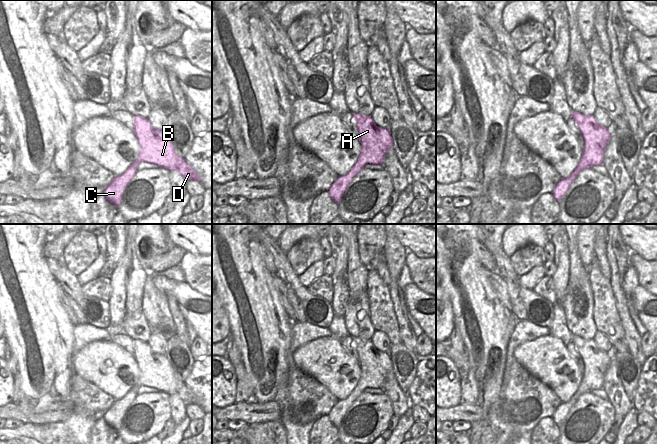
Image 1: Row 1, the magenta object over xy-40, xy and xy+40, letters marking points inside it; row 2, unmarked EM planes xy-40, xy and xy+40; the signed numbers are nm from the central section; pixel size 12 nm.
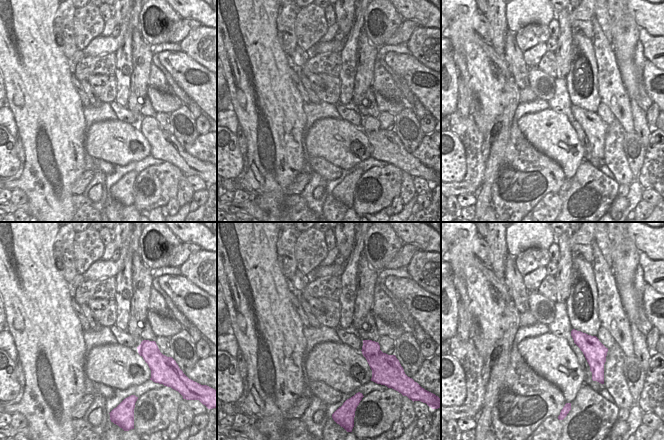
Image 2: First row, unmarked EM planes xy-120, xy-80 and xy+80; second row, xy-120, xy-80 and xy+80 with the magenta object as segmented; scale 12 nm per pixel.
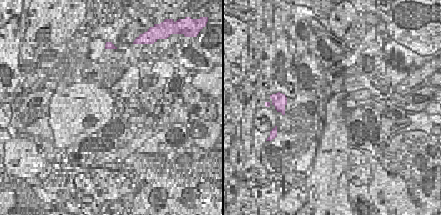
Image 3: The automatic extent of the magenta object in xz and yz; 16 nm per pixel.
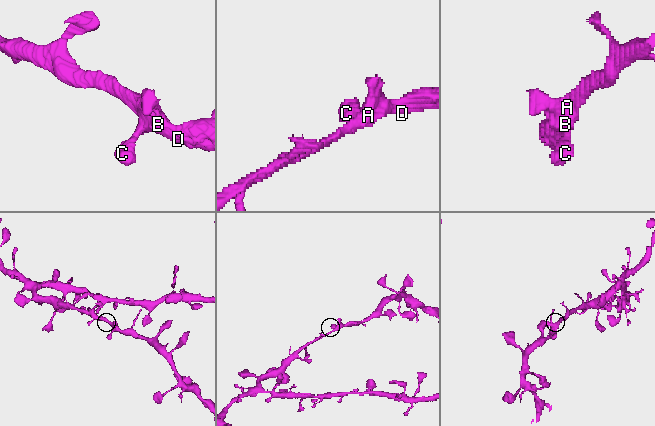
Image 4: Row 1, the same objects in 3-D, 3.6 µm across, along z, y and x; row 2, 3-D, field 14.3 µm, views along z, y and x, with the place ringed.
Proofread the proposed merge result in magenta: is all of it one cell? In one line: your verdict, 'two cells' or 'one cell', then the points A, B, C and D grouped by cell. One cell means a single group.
one cell; groups A B C D

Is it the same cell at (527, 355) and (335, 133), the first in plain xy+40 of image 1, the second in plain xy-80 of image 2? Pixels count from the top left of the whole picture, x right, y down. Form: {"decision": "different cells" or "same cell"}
{"decision": "same cell"}

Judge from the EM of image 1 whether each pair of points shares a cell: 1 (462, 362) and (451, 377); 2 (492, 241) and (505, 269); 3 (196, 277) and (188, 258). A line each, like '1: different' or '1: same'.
1: different
2: same
3: same

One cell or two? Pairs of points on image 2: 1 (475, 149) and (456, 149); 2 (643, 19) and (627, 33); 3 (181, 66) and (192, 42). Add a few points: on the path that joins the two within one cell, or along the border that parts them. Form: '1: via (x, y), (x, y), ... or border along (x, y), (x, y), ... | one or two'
1: border along (451, 131), (458, 137), (463, 146), (466, 172) | two
2: border along (627, 10), (639, 28) | two
3: border along (180, 49), (206, 68) | two

